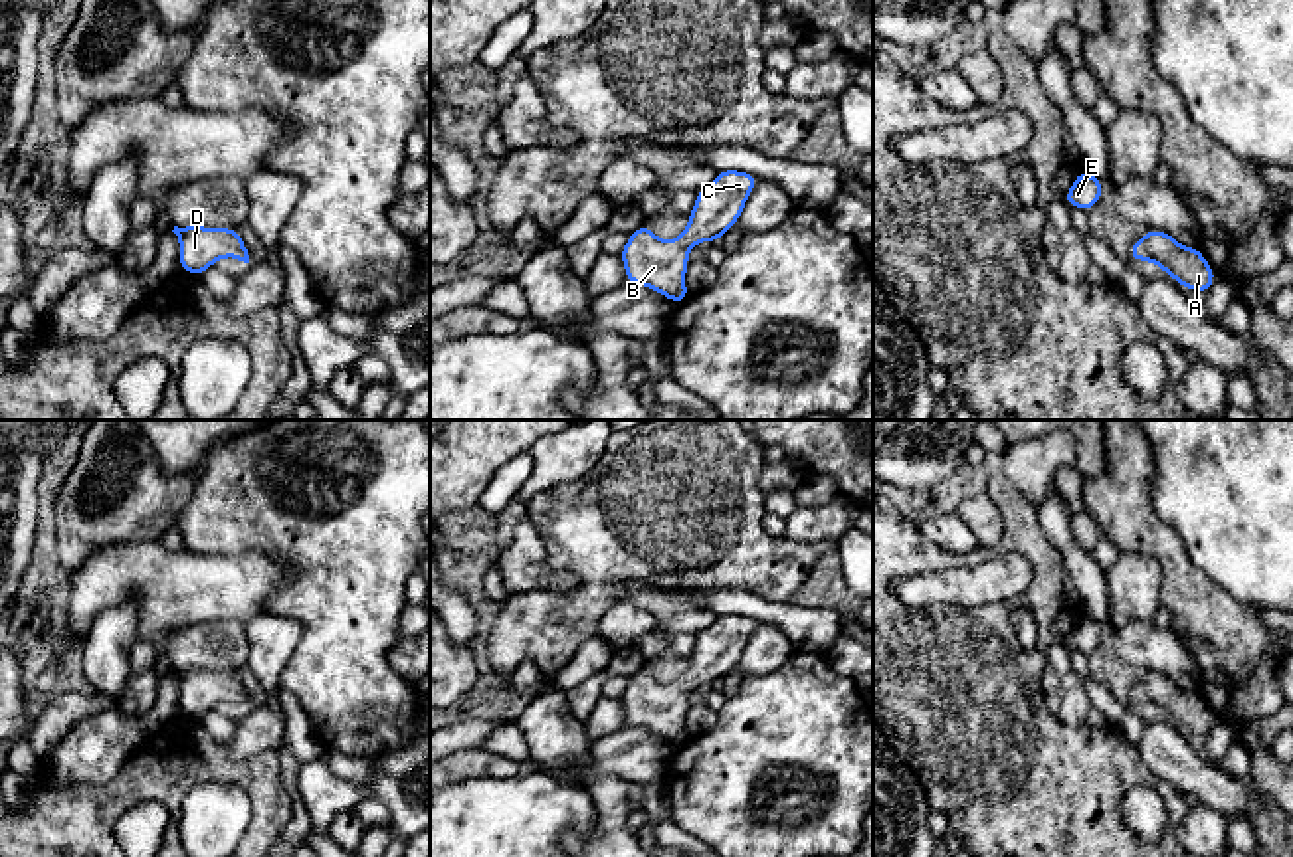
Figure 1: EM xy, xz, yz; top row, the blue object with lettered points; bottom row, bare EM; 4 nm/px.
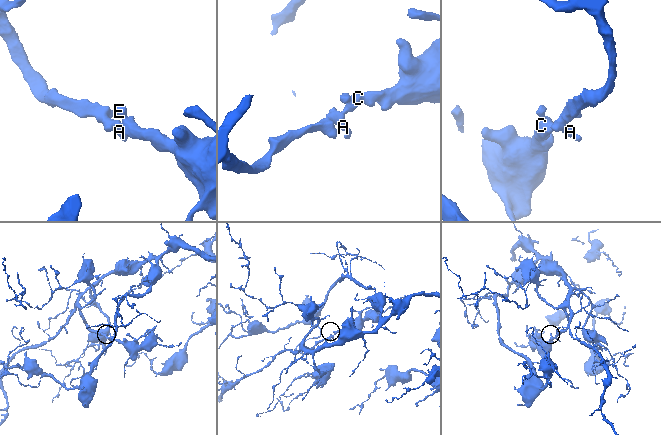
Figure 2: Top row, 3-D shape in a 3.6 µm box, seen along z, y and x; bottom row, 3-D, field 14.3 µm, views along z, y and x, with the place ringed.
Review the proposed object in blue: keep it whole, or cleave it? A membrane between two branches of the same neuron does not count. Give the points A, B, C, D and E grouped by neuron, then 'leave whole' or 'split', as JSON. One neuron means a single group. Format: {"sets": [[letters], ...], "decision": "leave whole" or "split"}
{"sets": [["A", "B", "C", "D", "E"]], "decision": "leave whole"}

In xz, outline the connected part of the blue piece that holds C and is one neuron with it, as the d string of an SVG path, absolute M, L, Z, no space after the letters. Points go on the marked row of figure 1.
M721 170L697 192L689 224L673 241L659 239L647 224L634 230L618 253L626 269L626 283L646 285L675 305L683 303L689 297L687 251L701 241L719 241L737 224L756 184L754 174Z

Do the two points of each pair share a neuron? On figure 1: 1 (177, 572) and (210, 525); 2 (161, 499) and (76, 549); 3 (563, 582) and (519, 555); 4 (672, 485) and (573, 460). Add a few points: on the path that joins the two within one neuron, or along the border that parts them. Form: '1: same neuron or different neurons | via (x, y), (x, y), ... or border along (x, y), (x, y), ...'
1: different neurons | border along (183, 547), (195, 553), (238, 555)
2: same neuron | via (139, 501), (127, 501), (98, 527)
3: same neuron | via (553, 578), (543, 578), (529, 565)
4: different neurons | border along (608, 440), (589, 474), (553, 487)

